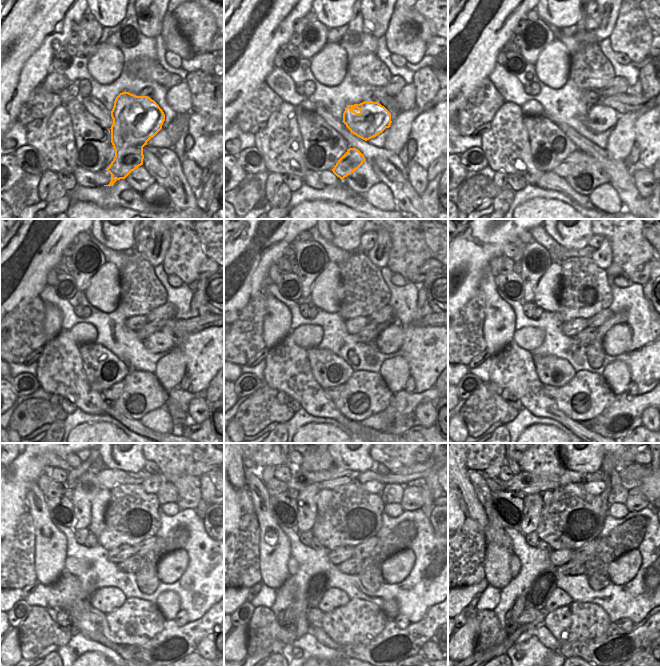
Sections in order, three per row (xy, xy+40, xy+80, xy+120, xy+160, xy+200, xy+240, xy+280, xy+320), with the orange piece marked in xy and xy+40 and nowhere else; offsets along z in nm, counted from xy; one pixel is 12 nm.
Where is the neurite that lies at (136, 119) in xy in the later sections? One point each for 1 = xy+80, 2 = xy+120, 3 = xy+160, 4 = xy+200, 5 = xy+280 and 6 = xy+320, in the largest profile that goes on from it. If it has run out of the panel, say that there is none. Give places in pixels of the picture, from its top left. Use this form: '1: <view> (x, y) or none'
1: xy+80 (600, 118)
2: xy+120 (159, 342)
3: xy+160 (389, 341)
4: xy+200 (617, 340)
5: xy+280 (395, 569)
6: xy+320 (622, 570)

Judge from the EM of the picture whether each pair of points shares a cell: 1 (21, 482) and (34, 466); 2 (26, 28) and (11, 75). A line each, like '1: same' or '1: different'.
1: same
2: same

